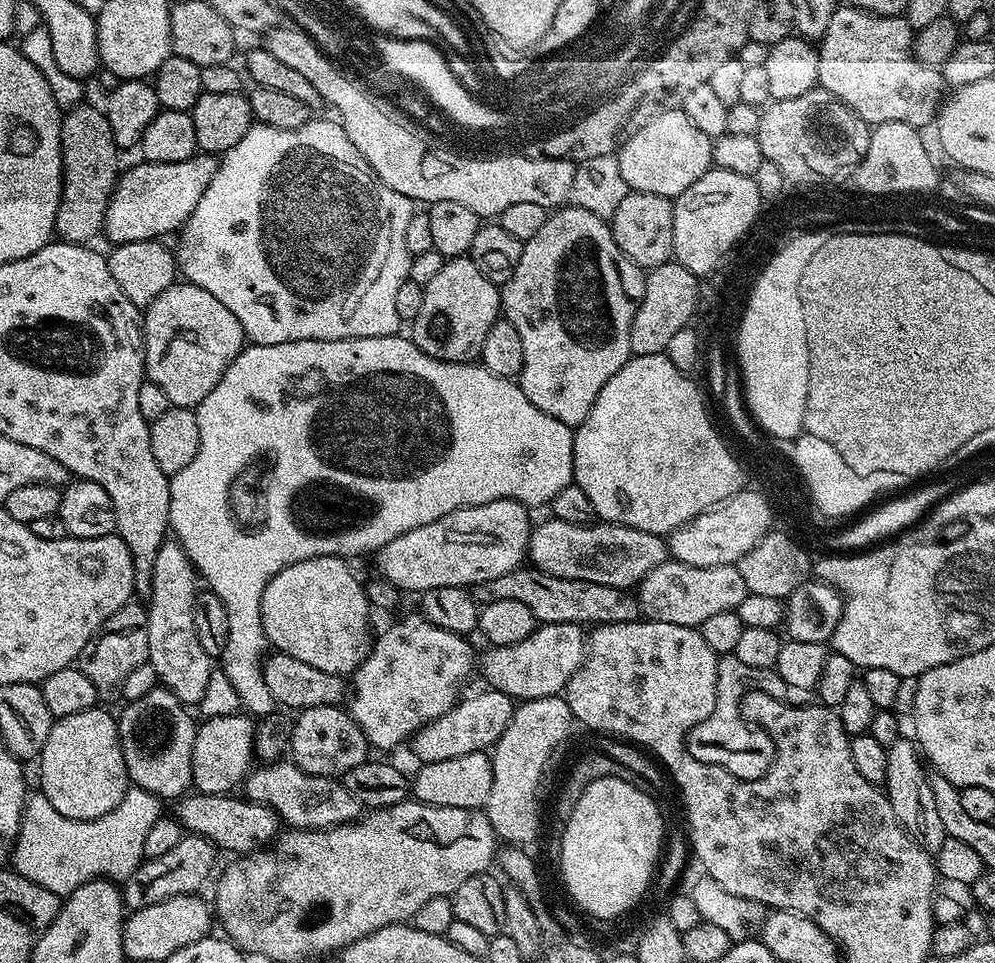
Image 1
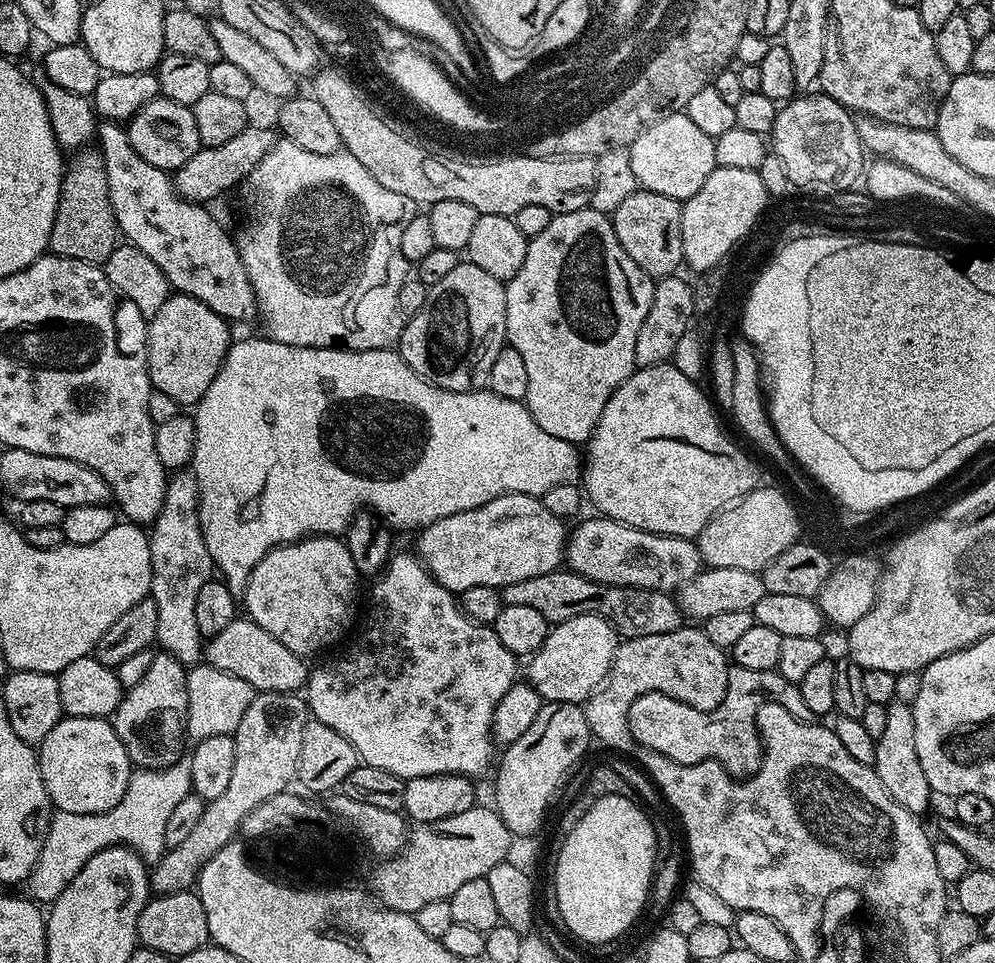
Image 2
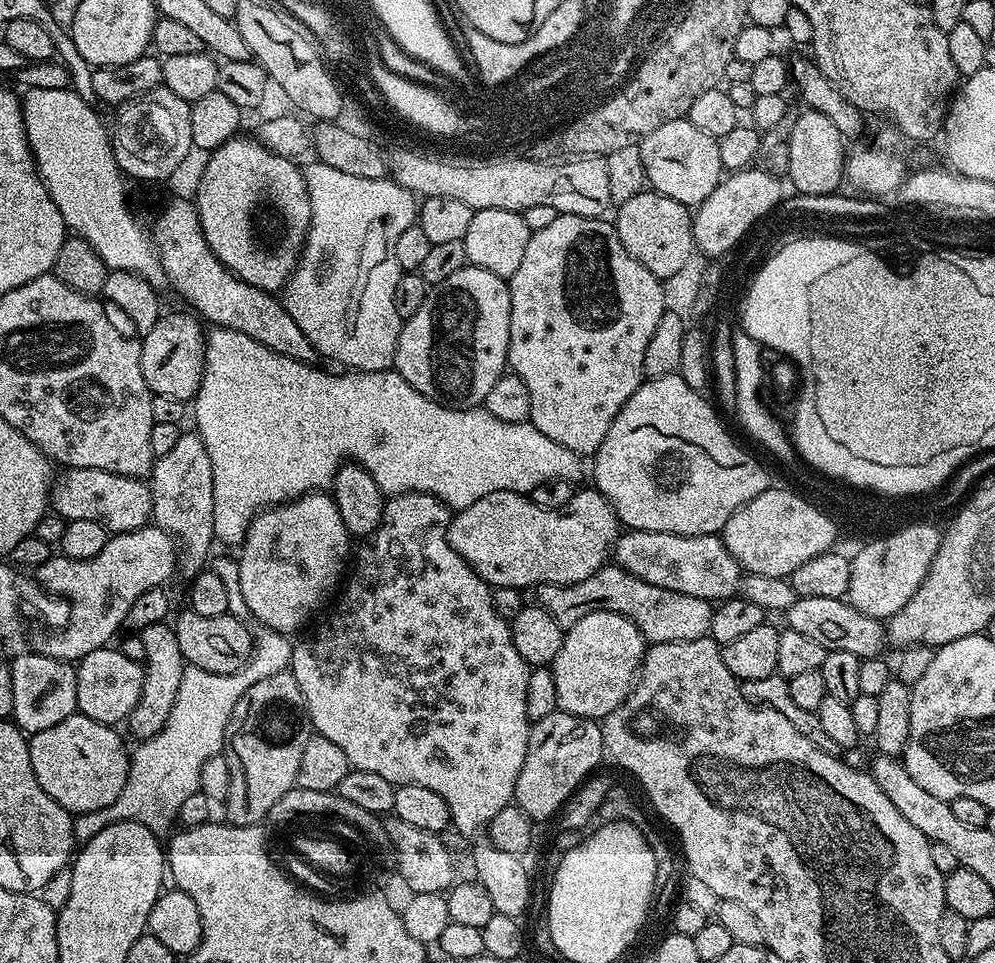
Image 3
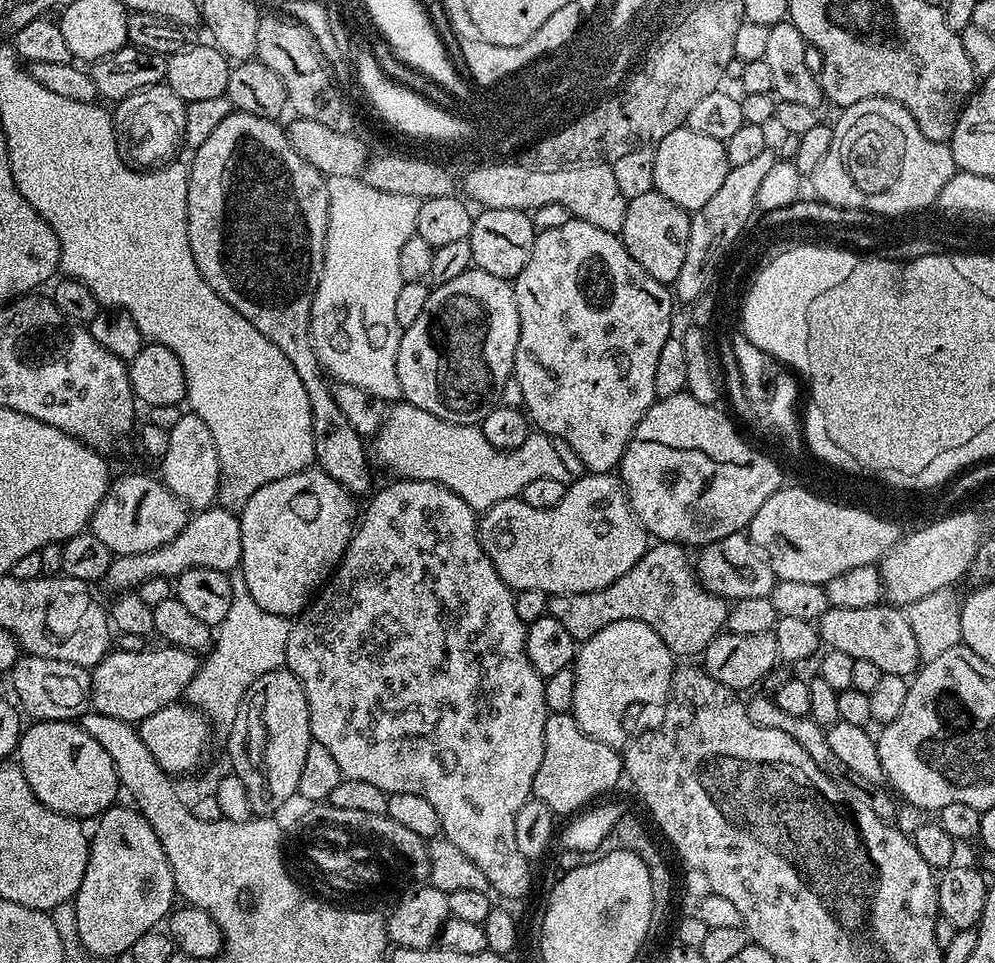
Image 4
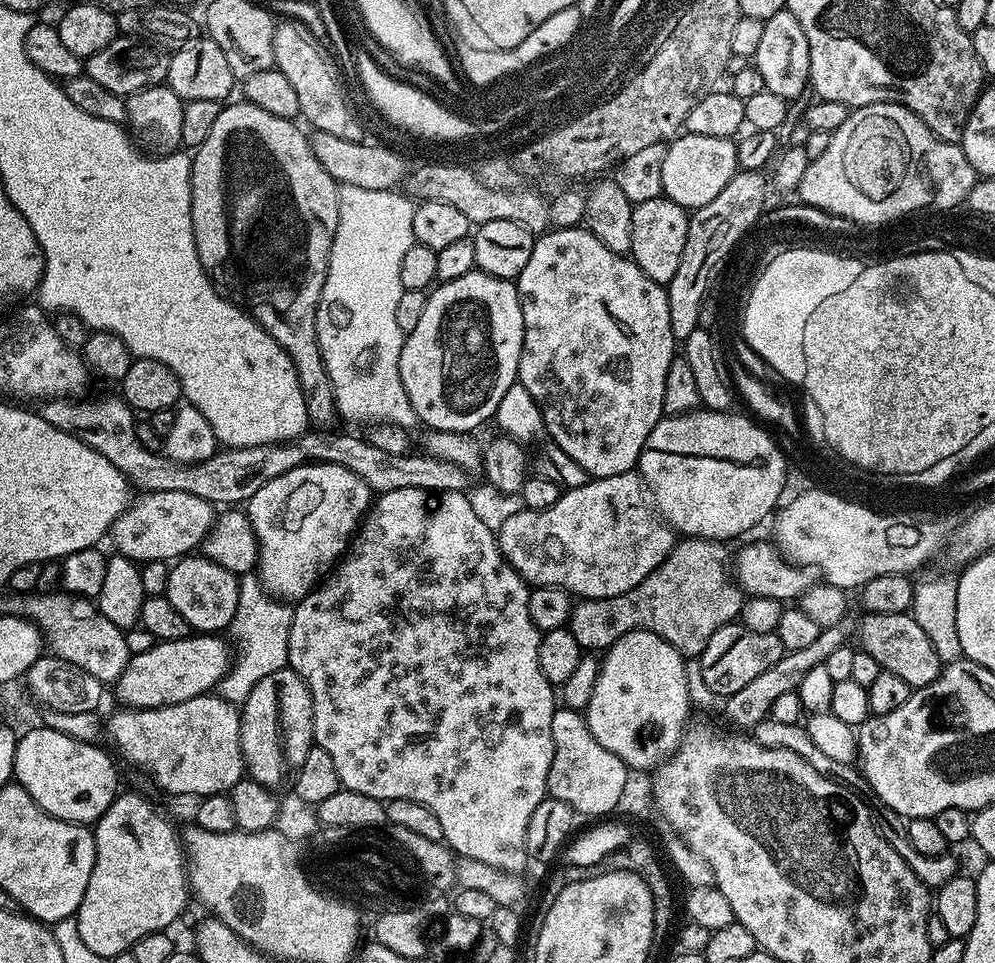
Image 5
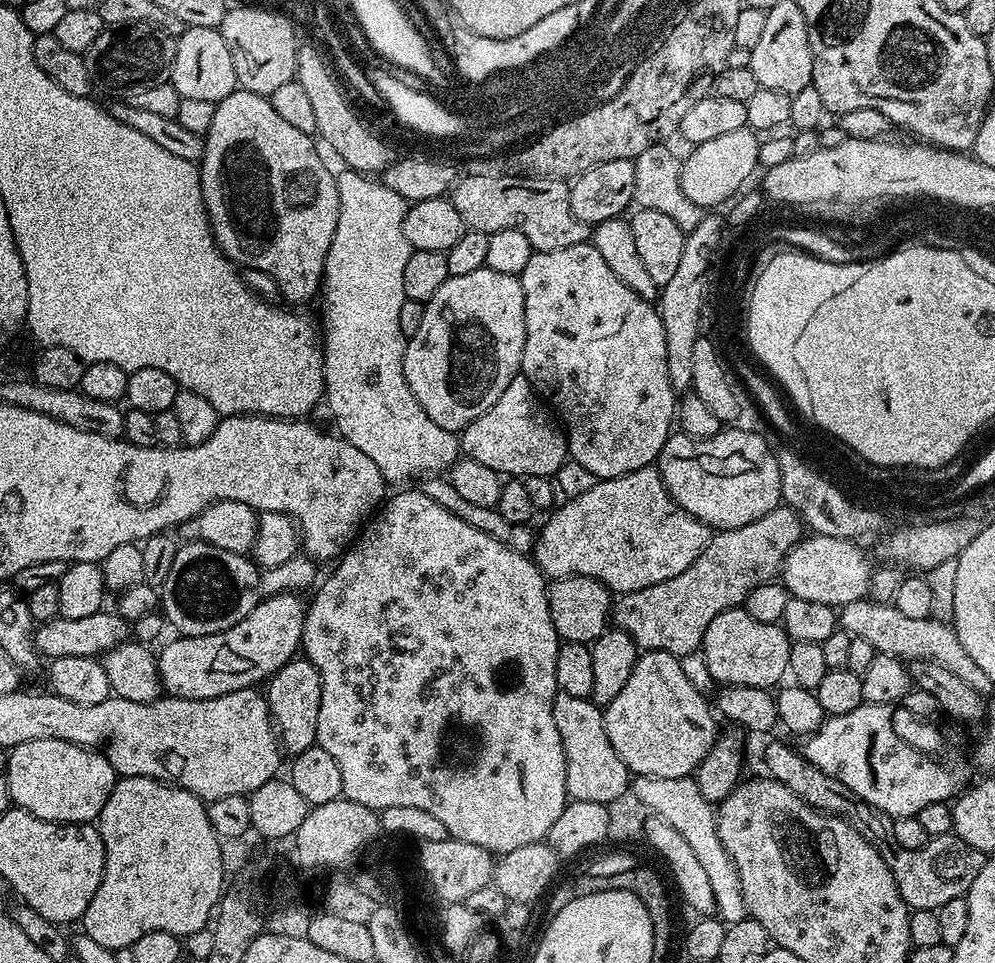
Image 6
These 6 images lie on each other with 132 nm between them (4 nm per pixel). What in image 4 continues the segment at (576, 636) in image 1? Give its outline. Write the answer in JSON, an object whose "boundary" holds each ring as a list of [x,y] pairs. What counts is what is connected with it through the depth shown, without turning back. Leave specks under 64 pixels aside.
{"boundary":[[[610,622],[610,626],[602,626],[598,634],[579,645],[574,661],[574,702],[570,714],[590,738],[623,749],[630,736],[624,725],[628,711],[639,704],[663,705],[672,691],[673,671],[671,650],[646,622]]]}

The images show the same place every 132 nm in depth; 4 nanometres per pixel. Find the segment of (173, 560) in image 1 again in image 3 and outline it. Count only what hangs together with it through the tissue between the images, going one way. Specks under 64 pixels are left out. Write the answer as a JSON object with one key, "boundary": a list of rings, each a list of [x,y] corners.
{"boundary":[[[195,430],[181,431],[178,442],[166,454],[155,457],[150,477],[152,489],[152,519],[155,527],[164,529],[173,537],[178,545],[178,568],[188,578],[205,571],[213,551],[212,544],[216,540],[214,534],[214,470],[210,470],[210,454],[206,454],[206,446],[199,432]]]}

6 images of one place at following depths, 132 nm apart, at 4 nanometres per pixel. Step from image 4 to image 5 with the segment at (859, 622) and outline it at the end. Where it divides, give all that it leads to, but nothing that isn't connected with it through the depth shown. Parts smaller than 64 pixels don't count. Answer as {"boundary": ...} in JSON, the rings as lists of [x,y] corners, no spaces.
{"boundary":[[[877,612],[865,615],[862,620],[863,651],[869,652],[878,662],[881,670],[890,674],[898,674],[902,682],[906,682],[914,690],[934,682],[940,676],[942,665],[938,654],[934,654],[934,646],[930,646],[930,638],[914,622],[908,612],[902,614],[878,614]]]}

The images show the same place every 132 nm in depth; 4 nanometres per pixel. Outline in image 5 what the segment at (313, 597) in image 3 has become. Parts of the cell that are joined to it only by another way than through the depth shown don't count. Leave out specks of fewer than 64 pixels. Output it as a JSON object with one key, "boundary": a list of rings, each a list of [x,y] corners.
{"boundary":[[[303,464],[294,470],[290,470],[286,474],[278,474],[278,478],[274,478],[270,482],[266,482],[266,486],[262,486],[262,490],[258,490],[258,494],[254,494],[251,499],[253,505],[256,504],[256,512],[254,511],[254,527],[262,537],[262,552],[272,564],[284,564],[288,560],[288,568],[268,568],[262,575],[262,583],[269,592],[275,594],[280,598],[288,598],[284,596],[292,596],[291,598],[299,598],[311,592],[329,572],[332,571],[334,565],[343,557],[344,553],[348,551],[348,545],[354,535],[359,529],[370,505],[373,503],[374,493],[371,488],[366,486],[366,482],[362,482],[362,478],[358,478],[358,474],[354,474],[348,468],[343,468],[337,464]]]}

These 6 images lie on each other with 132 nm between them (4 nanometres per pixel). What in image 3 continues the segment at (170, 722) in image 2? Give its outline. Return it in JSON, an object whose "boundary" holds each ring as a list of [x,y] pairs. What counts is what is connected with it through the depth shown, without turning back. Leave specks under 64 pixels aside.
{"boundary":[[[171,623],[146,626],[138,634],[146,650],[143,663],[144,681],[142,682],[142,694],[134,710],[128,715],[126,727],[136,735],[136,738],[149,740],[162,730],[162,726],[166,726],[166,718],[170,718],[170,710],[174,710],[174,698],[178,694],[178,686],[182,686],[186,663]]]}

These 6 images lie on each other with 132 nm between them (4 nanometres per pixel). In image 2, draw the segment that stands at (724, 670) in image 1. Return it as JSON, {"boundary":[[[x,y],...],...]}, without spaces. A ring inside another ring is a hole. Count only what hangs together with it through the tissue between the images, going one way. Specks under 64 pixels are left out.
{"boundary":[[[732,664],[726,672],[724,691],[711,710],[683,704],[661,692],[651,692],[634,698],[634,702],[628,707],[630,734],[643,748],[654,750],[679,764],[705,764],[708,760],[715,760],[725,766],[731,765],[731,760],[744,764],[748,756],[755,752],[757,755],[758,740],[755,735],[747,736],[736,728],[743,724],[755,725],[758,707],[756,692],[761,692],[771,703],[780,704],[790,710],[794,718],[811,724],[817,723],[818,717],[810,714],[799,684],[782,678],[775,670],[746,670],[746,666]],[[712,710],[713,712],[708,712]],[[732,724],[736,728],[732,728]]]}

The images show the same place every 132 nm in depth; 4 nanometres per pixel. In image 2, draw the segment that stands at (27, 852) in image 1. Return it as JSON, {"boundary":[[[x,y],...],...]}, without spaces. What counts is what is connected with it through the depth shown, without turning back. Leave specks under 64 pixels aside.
{"boundary":[[[177,762],[169,768],[142,768],[133,771],[130,782],[126,786],[126,794],[122,794],[122,802],[114,806],[114,810],[106,810],[98,814],[70,814],[57,811],[50,823],[48,833],[42,846],[42,854],[34,866],[31,876],[26,881],[31,899],[41,905],[51,905],[52,901],[70,886],[74,874],[98,854],[98,850],[113,848],[122,844],[139,852],[149,865],[154,865],[164,857],[166,851],[166,821],[170,813],[182,798],[192,792],[192,775],[190,763]]]}

